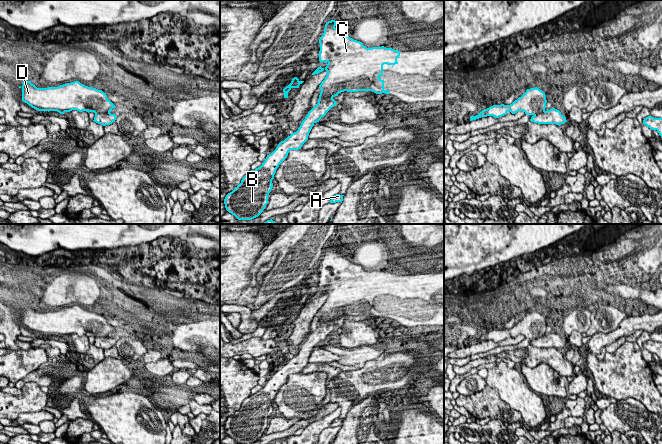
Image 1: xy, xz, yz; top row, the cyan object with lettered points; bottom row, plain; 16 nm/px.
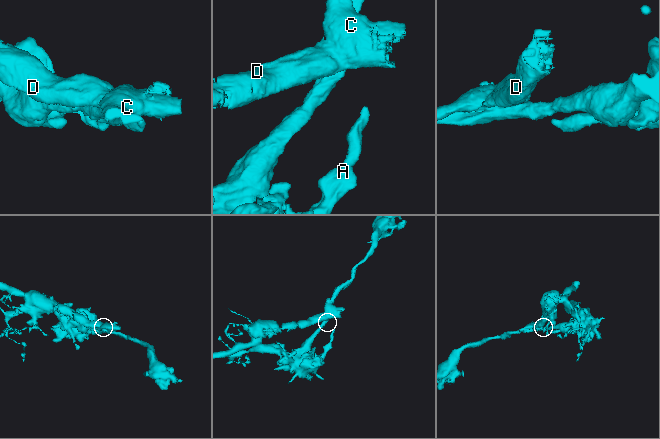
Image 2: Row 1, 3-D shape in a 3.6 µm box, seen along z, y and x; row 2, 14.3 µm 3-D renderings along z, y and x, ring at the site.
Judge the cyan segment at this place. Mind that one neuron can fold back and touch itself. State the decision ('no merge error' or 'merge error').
merge error

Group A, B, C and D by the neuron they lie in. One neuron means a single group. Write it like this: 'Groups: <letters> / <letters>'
Groups: A B / C D

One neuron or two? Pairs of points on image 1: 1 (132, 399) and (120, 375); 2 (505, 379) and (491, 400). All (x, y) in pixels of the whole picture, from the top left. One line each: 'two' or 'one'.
1: two
2: two

